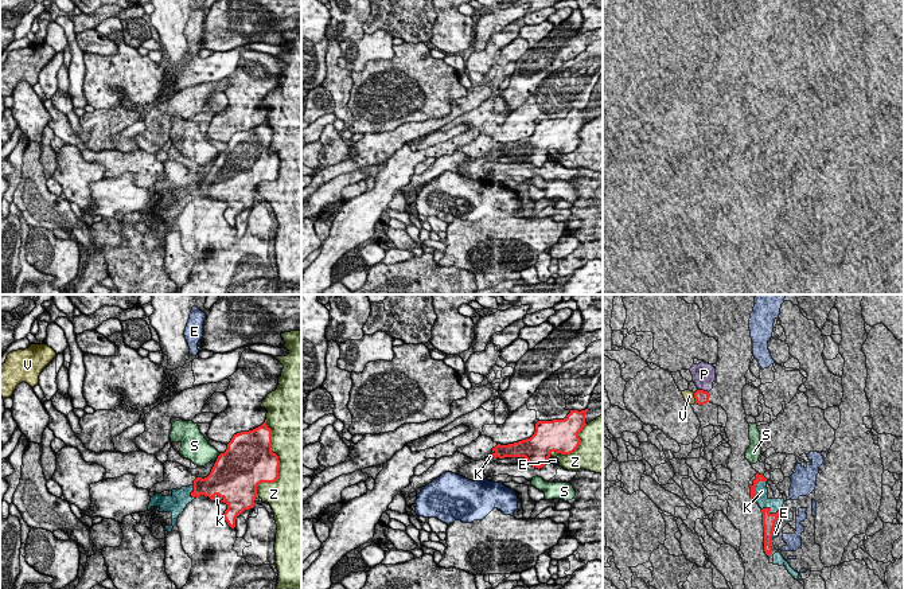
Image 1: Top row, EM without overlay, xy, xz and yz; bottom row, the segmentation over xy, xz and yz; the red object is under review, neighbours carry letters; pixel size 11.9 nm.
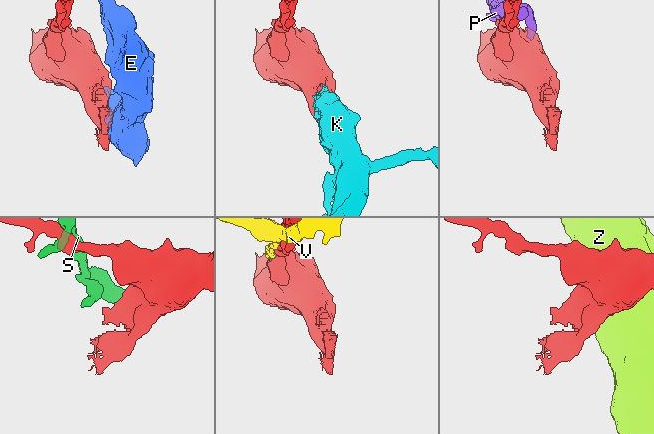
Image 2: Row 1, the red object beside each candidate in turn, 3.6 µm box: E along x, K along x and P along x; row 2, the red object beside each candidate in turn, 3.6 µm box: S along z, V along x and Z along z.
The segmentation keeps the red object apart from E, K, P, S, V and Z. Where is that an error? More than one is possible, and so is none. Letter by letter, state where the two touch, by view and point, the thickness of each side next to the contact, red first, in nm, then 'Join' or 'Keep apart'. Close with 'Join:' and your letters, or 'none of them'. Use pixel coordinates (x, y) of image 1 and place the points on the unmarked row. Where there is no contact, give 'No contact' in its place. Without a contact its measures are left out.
E: Touches red at yz (772, 231). Thickness 160 nm (red) against 60 nm. Keep apart
K: Touches red at yz (755, 186). Thickness 100 nm (red) against 160 nm. Join
P: Touches red at yz (702, 89). Thickness 160 nm (red) against 280 nm. Keep apart
S: Touches red at xy (218, 156). Thickness 500 nm (red) against 300 nm. Keep apart
V: Touches red at yz (694, 96). Thickness 160 nm (red) against 130 nm. Keep apart
Z: Touches red at xy (279, 162). Thickness 460 nm (red) against 480 nm. Keep apart
Join: K

